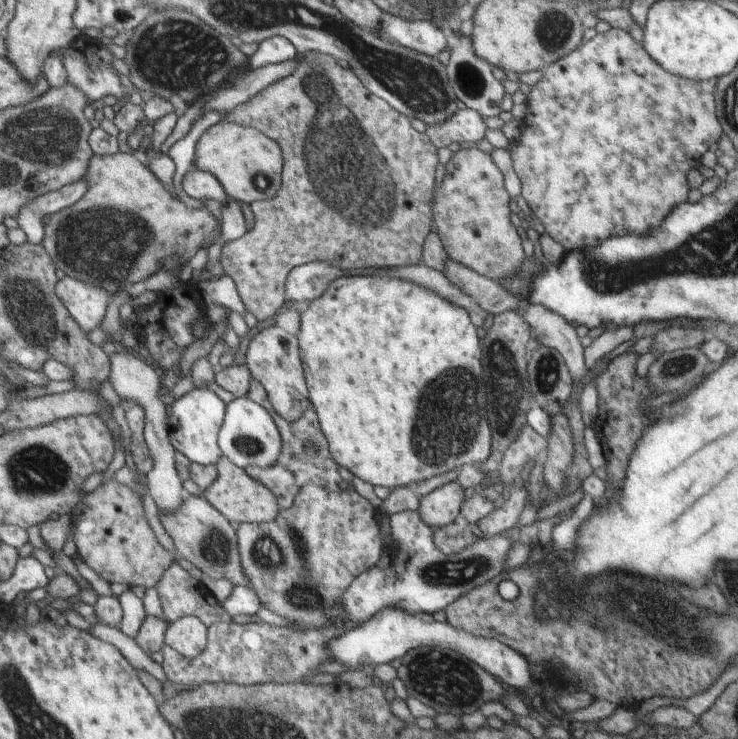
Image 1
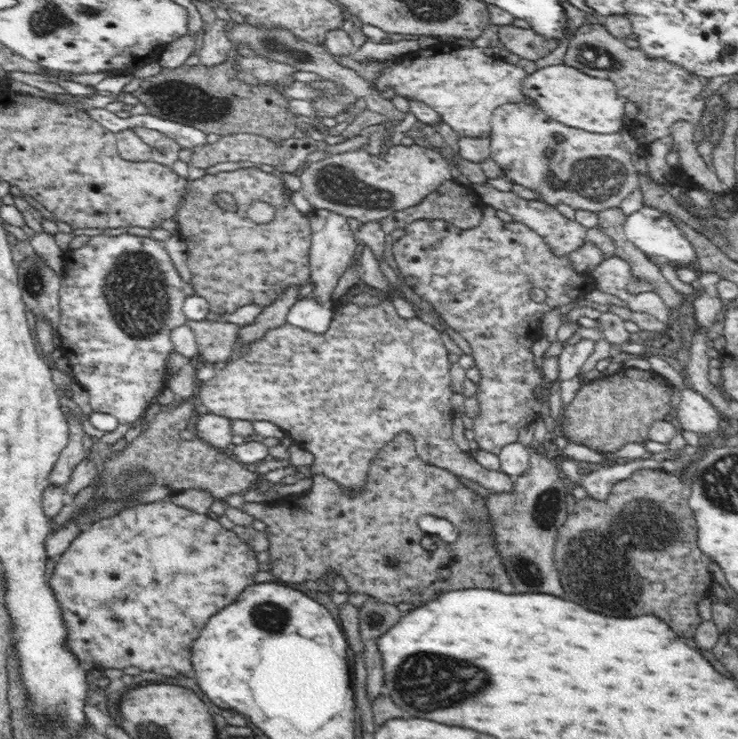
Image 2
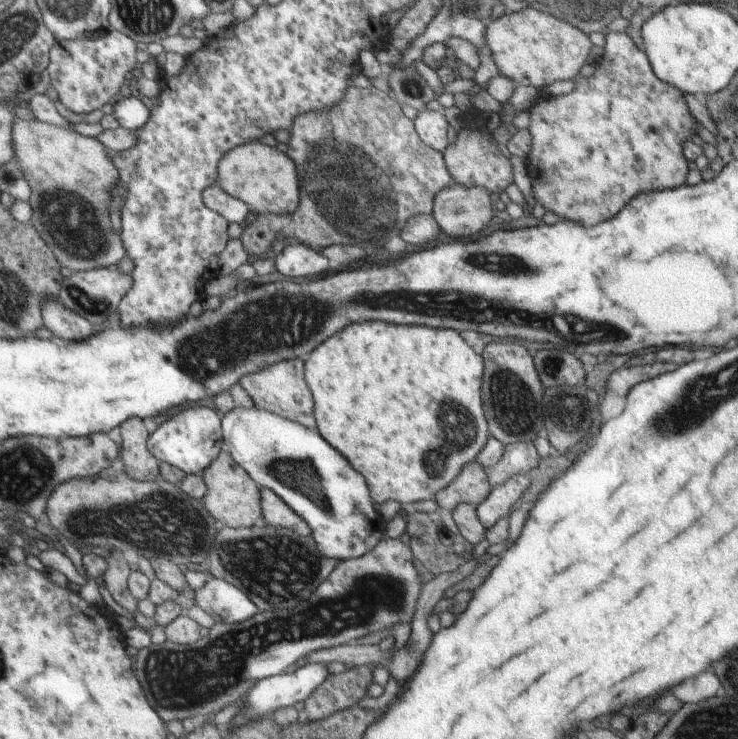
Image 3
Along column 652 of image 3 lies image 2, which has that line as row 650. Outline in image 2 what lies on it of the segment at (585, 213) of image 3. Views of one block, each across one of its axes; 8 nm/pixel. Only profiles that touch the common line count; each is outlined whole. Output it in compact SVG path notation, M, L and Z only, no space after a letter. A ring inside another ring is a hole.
M130 494L128 497L128 506L127 498L121 498L121 501L124 501L124 510L121 510L116 514L116 516L110 516L110 518L100 519L99 521L92 522L88 527L82 529L82 532L74 538L72 544L68 548L66 548L66 552L62 552L62 554L57 558L56 566L54 567L53 574L48 580L48 584L52 587L52 591L54 591L54 595L56 595L56 599L58 599L58 605L60 605L60 610L62 612L62 619L64 619L64 625L66 625L66 647L78 657L78 661L80 661L80 665L85 669L97 668L98 670L105 670L107 668L118 668L118 670L122 670L128 666L136 666L136 668L140 668L140 670L150 670L150 672L156 672L156 670L160 670L160 672L156 672L156 674L164 674L164 676L170 676L170 678L176 678L176 676L188 676L188 672L192 672L192 664L190 664L190 654L191 654L191 646L192 642L196 640L196 636L198 636L198 632L204 628L204 622L210 618L210 616L214 616L218 610L232 604L237 596L241 594L242 591L245 590L246 587L254 584L254 576L258 572L258 561L256 561L256 552L254 552L244 539L240 539L234 531L224 528L219 521L211 519L207 515L198 514L189 508L182 508L176 504L172 504L167 500L162 500L158 502L144 504L139 502L138 494Z

